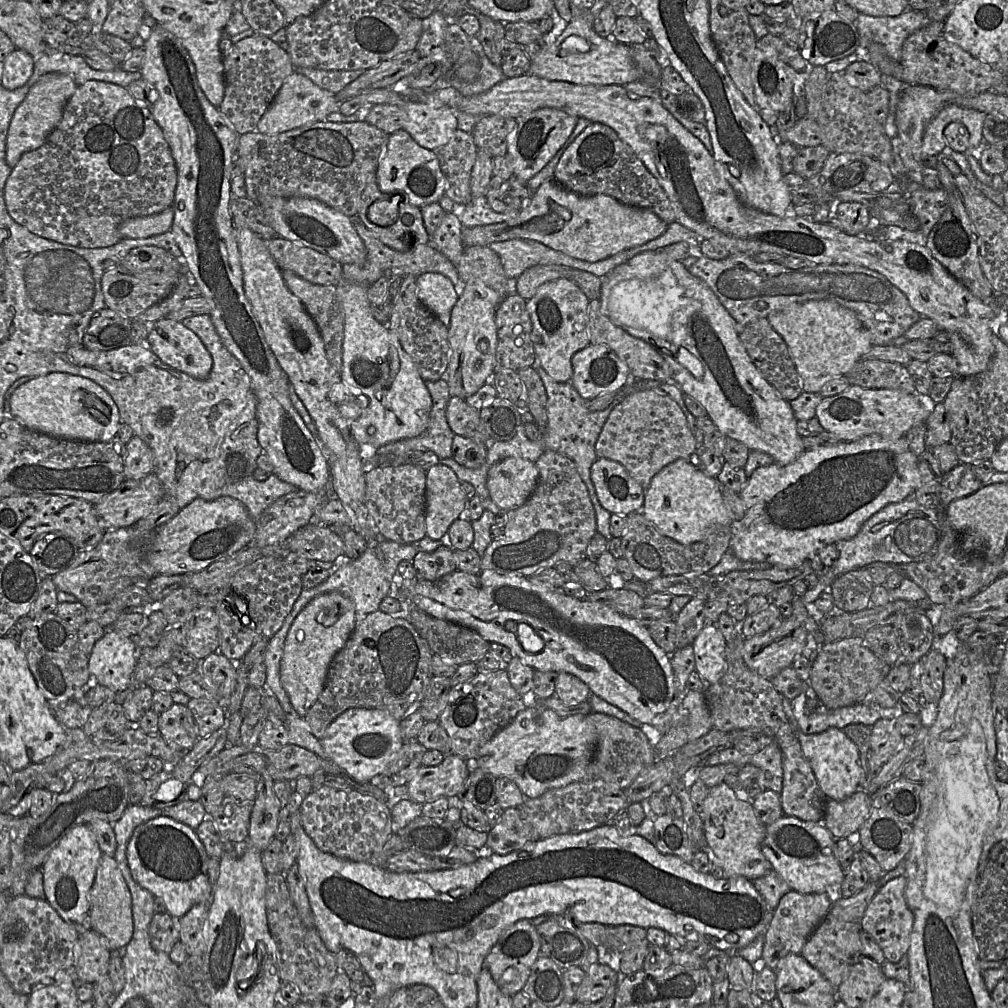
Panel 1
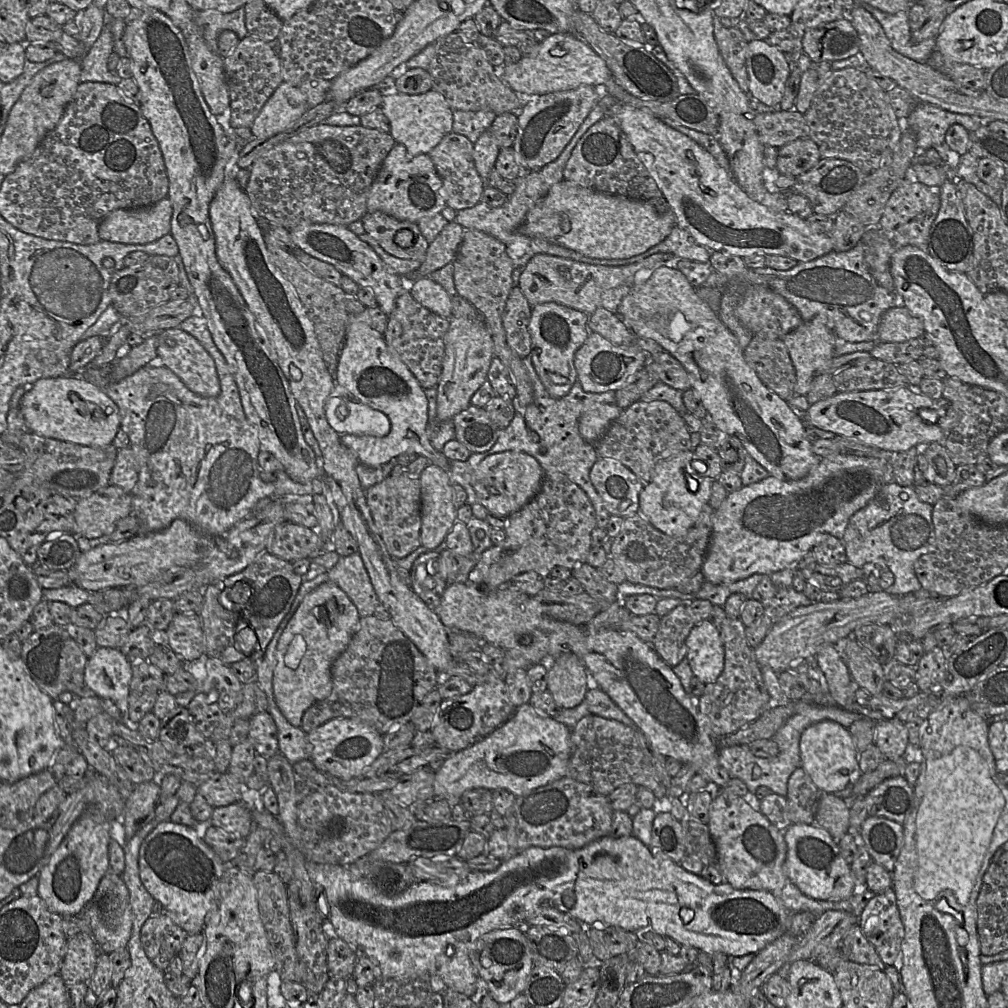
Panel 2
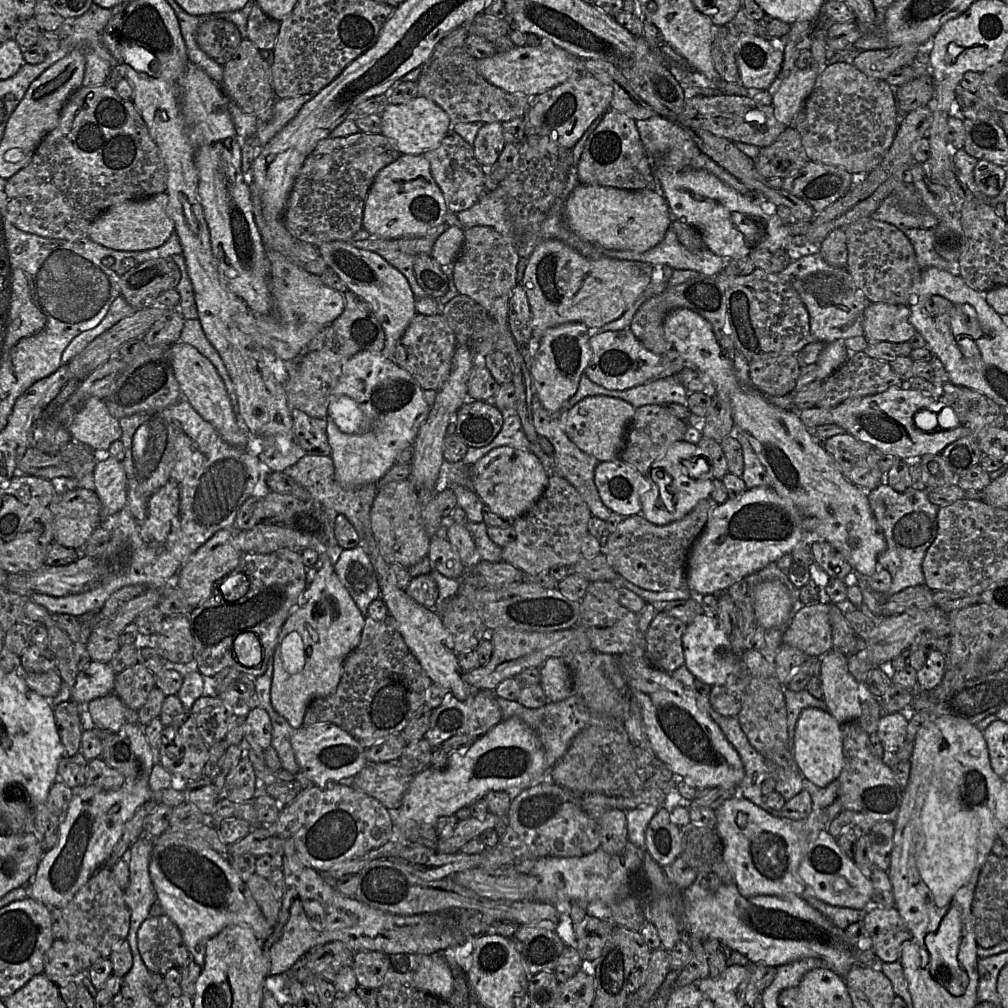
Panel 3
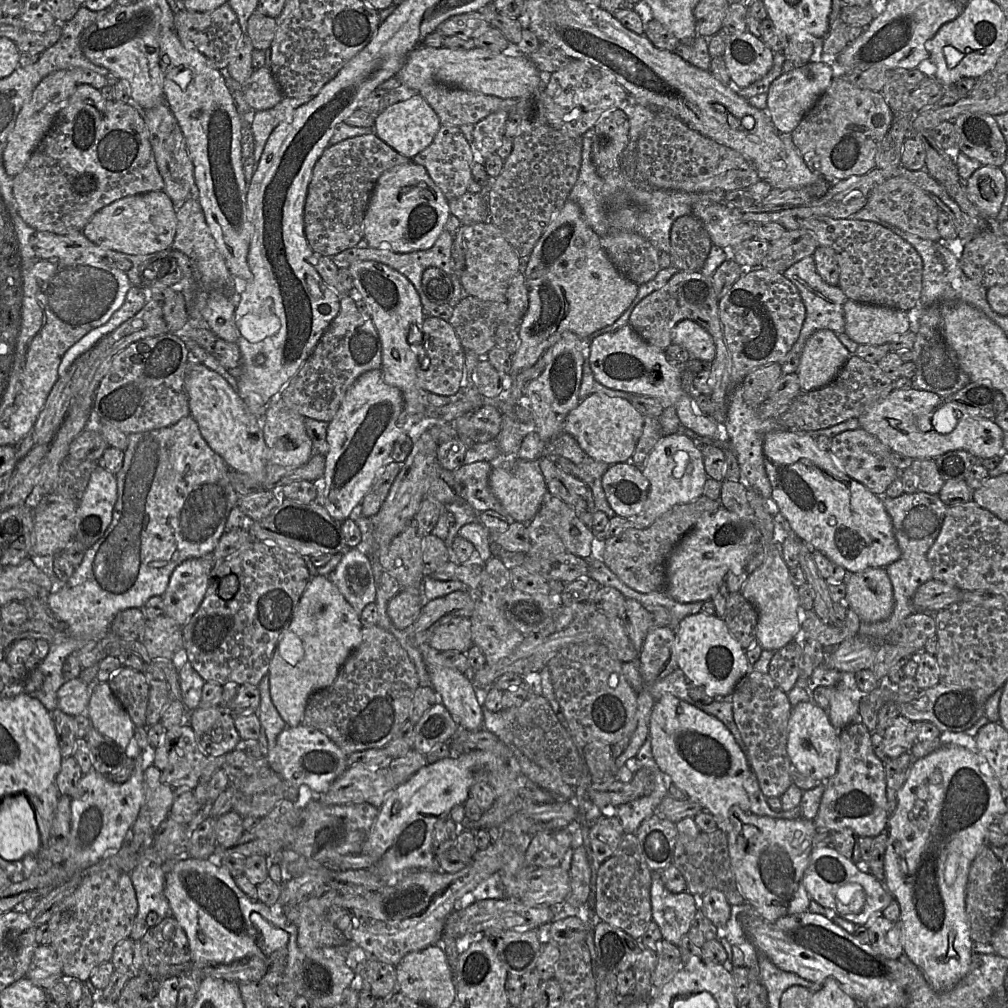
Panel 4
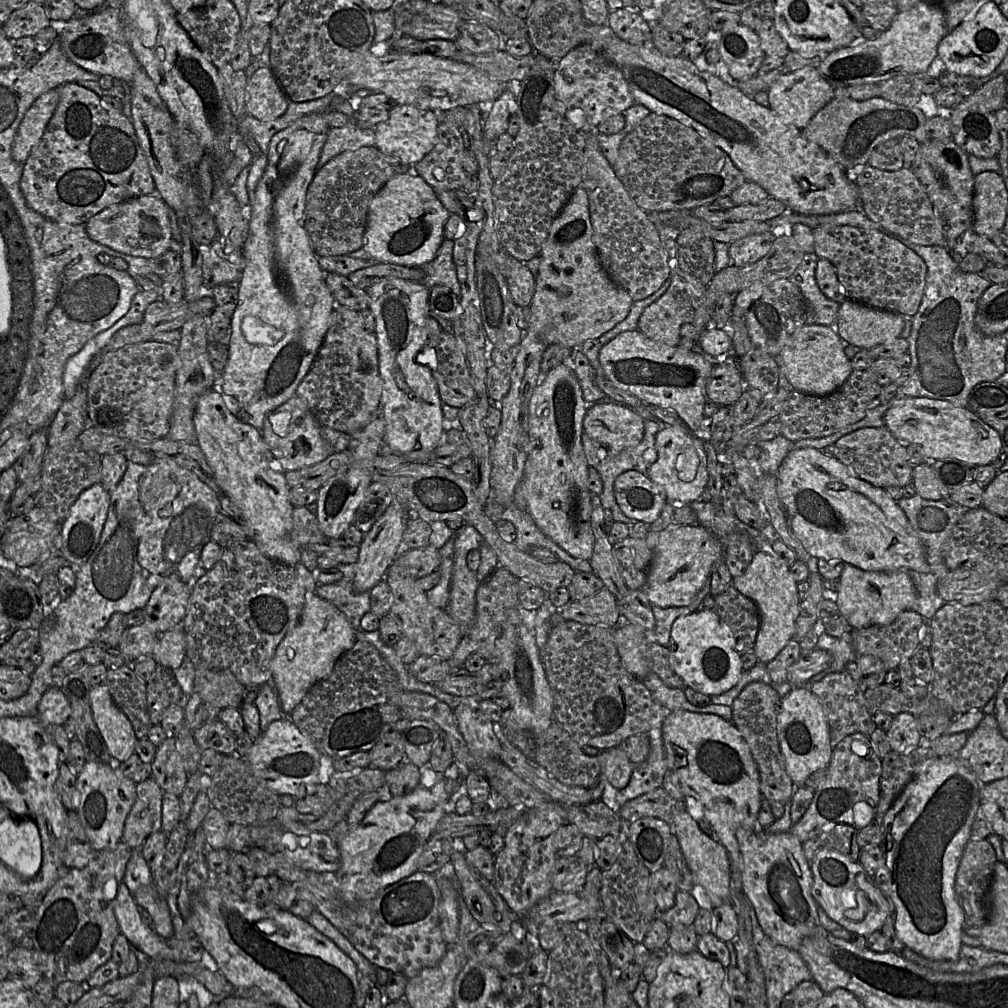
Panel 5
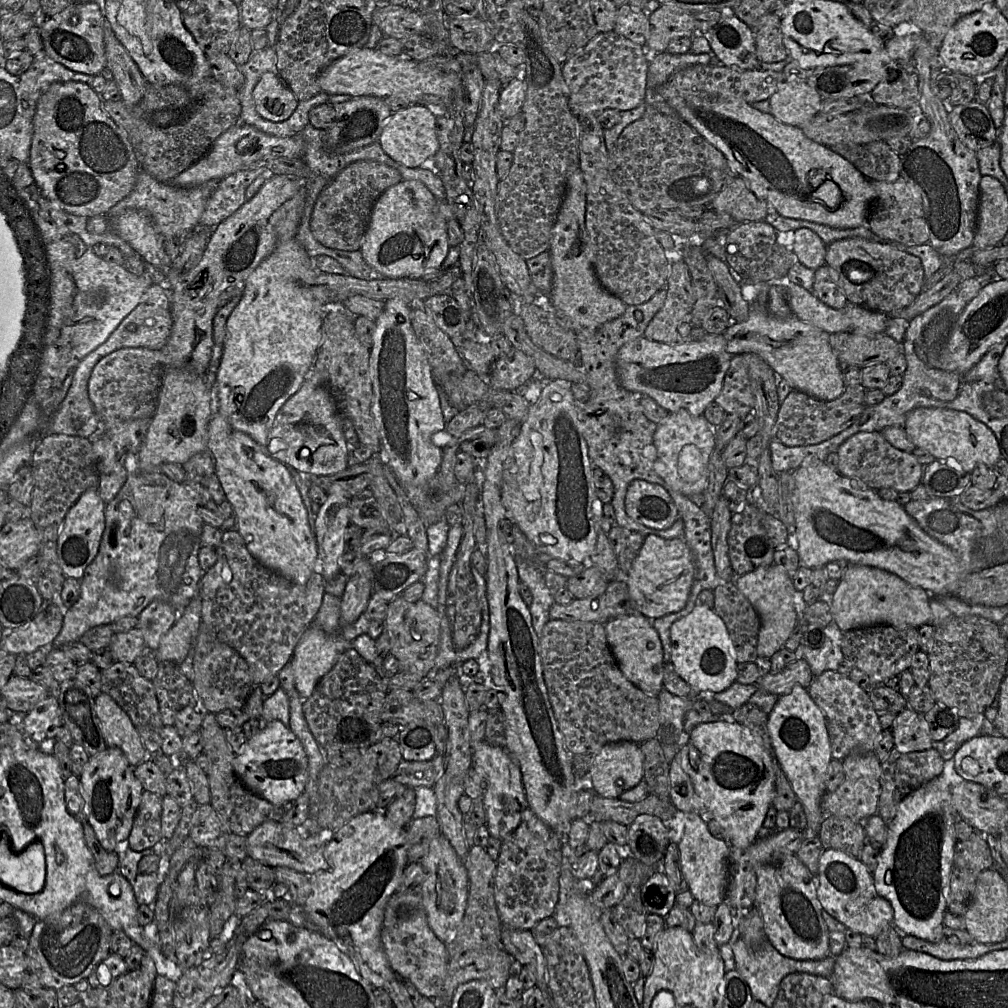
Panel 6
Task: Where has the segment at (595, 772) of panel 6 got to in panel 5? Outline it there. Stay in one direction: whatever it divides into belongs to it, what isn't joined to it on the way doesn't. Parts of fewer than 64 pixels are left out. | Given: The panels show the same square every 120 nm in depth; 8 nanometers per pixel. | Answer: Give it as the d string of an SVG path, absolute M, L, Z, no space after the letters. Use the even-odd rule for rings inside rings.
M614 747L600 751L598 760L601 774L605 776L614 789L621 790L627 786L634 764L622 749Z

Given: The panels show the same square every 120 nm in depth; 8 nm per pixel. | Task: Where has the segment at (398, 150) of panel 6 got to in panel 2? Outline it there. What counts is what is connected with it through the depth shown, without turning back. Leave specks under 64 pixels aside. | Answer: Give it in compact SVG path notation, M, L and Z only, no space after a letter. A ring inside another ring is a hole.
M433 89L416 95L383 96L381 108L389 120L390 135L396 143L404 145L411 156L428 154L445 135L453 132L453 110L445 97Z

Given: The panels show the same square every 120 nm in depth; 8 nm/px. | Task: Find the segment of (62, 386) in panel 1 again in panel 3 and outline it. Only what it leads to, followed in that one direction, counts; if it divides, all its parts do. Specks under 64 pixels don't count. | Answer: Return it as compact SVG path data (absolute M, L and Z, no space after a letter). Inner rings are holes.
M97 397L87 399L68 427L72 440L94 451L106 451L111 443L121 439L119 420L108 410L105 401Z

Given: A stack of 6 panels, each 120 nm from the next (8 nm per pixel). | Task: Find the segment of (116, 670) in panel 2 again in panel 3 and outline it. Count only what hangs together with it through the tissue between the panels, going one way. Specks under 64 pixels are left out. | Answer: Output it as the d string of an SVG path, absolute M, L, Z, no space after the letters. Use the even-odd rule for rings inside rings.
M91 661L88 666L79 671L75 685L71 691L71 700L79 706L86 706L90 701L114 692L116 673L109 663Z

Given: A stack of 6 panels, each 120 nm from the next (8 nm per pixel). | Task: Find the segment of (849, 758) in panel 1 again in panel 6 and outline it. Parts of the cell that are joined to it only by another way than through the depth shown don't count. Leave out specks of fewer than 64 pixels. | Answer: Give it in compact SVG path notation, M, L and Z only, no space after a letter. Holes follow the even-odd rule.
M795 687L790 693L779 696L768 715L767 728L773 756L789 781L797 801L803 806L807 822L805 831L818 834L823 820L821 800L827 792L826 773L832 760L823 712L812 700L806 688Z

